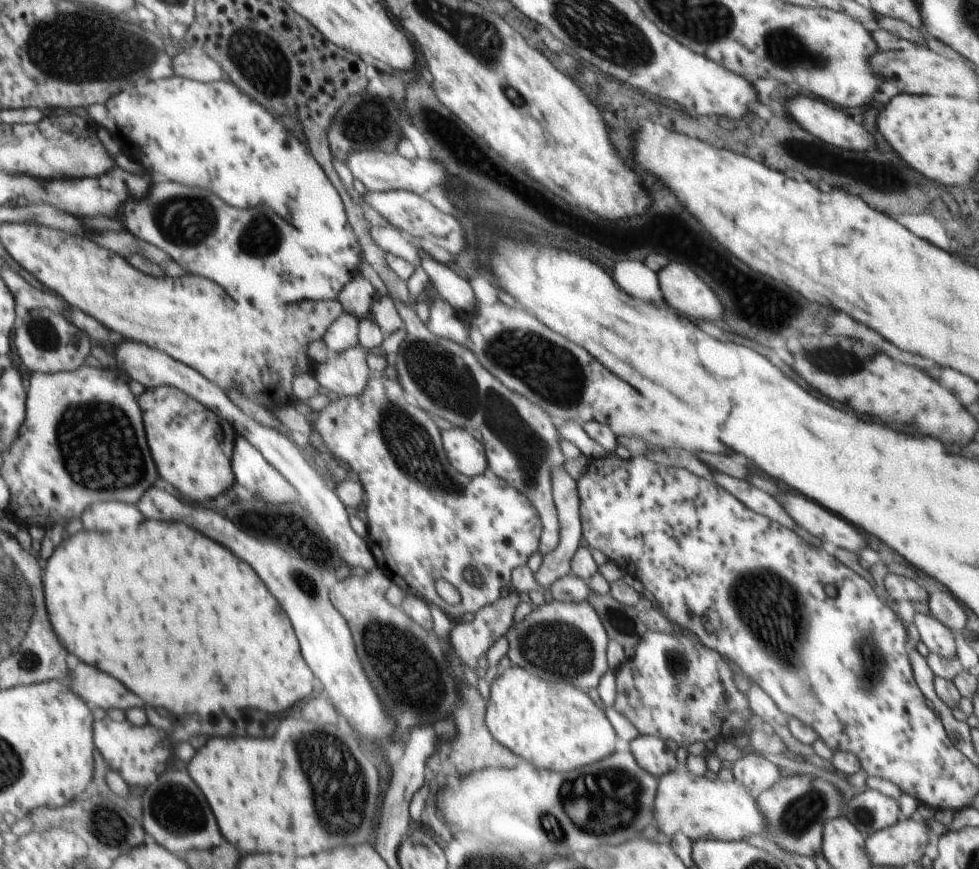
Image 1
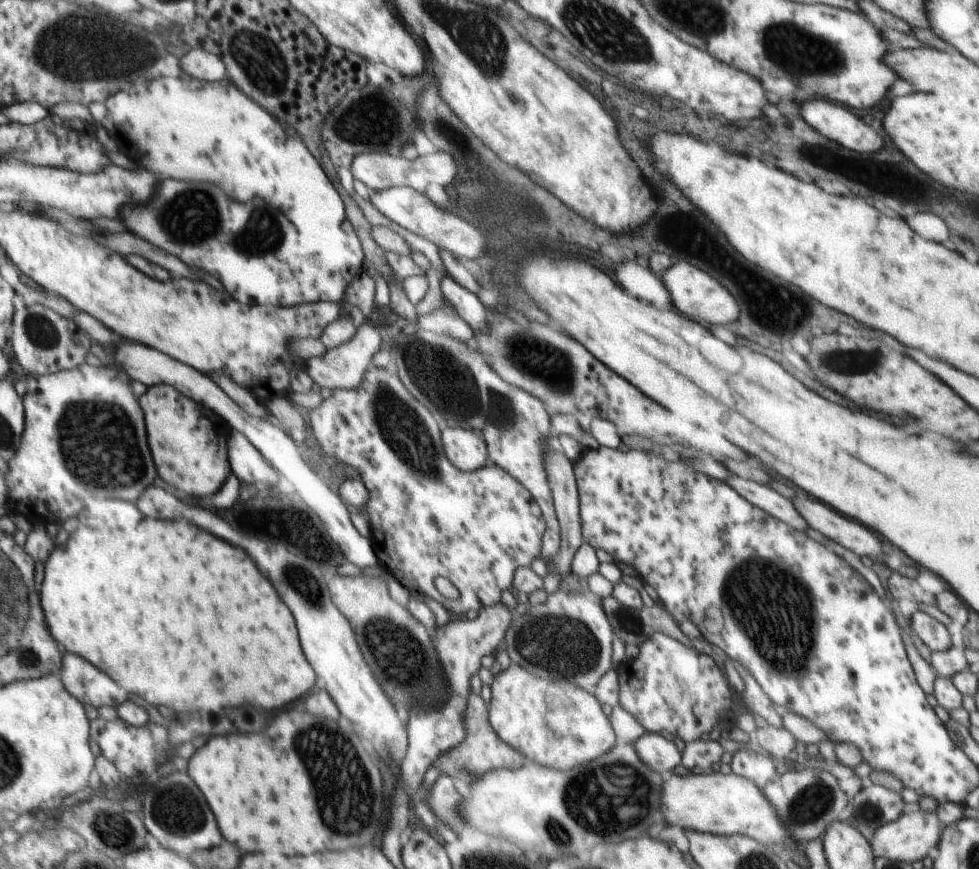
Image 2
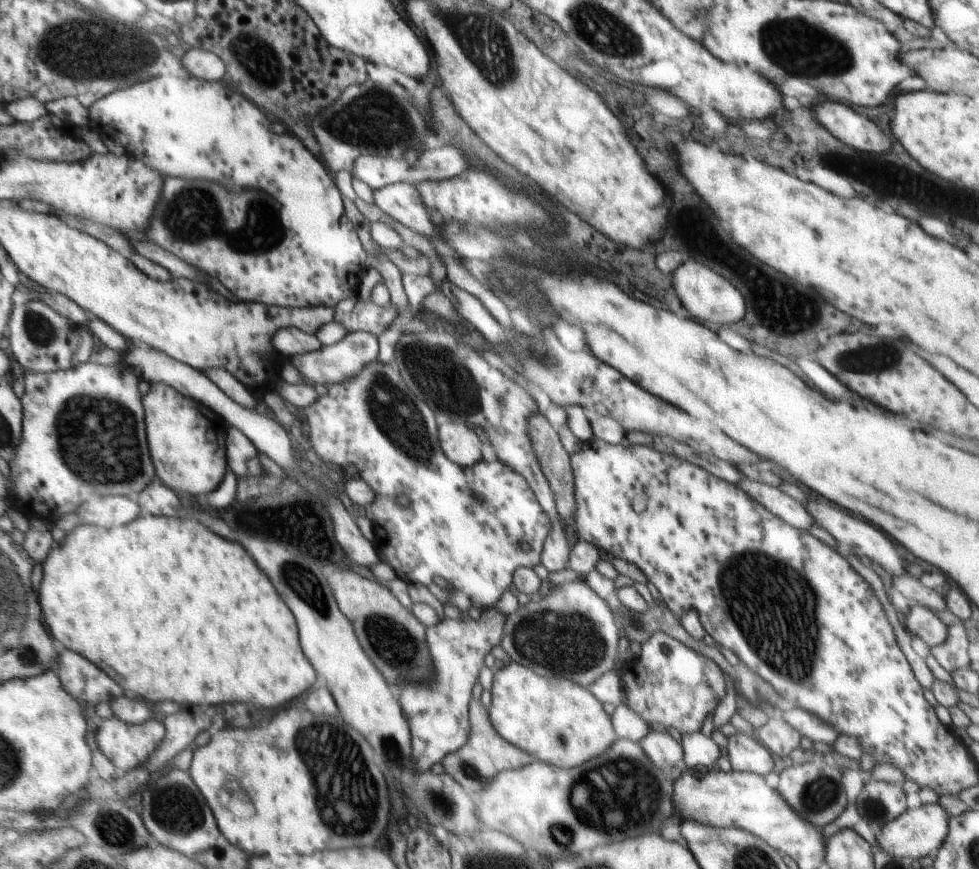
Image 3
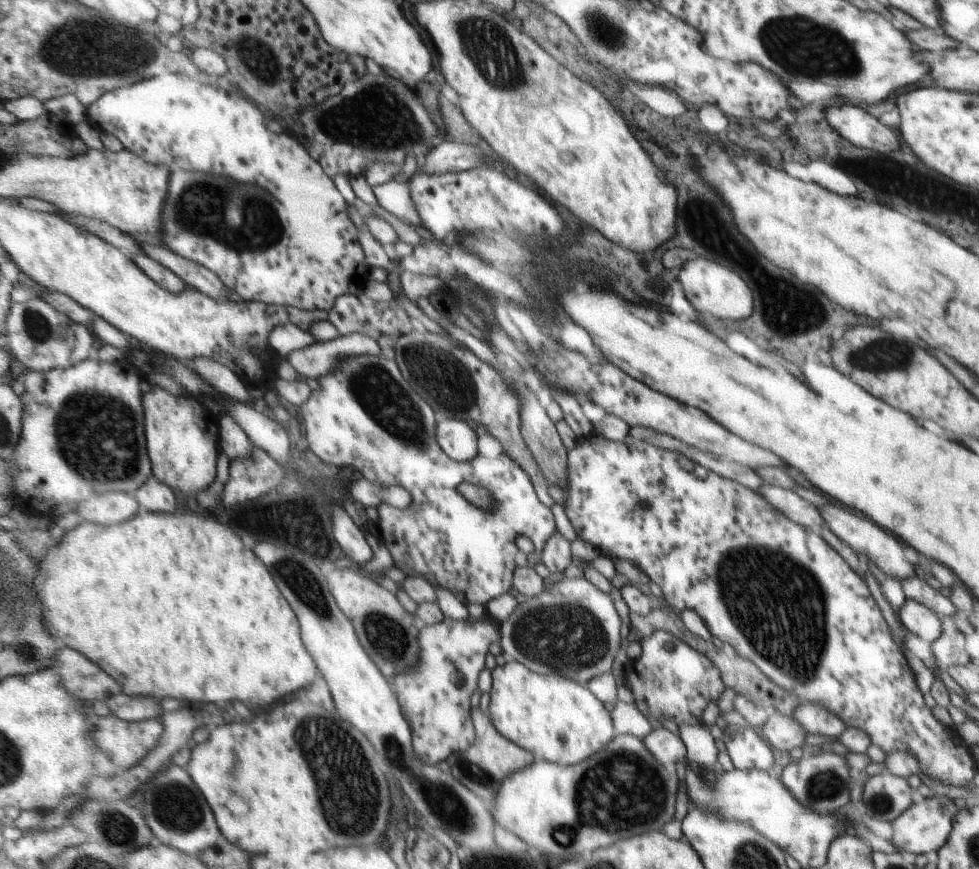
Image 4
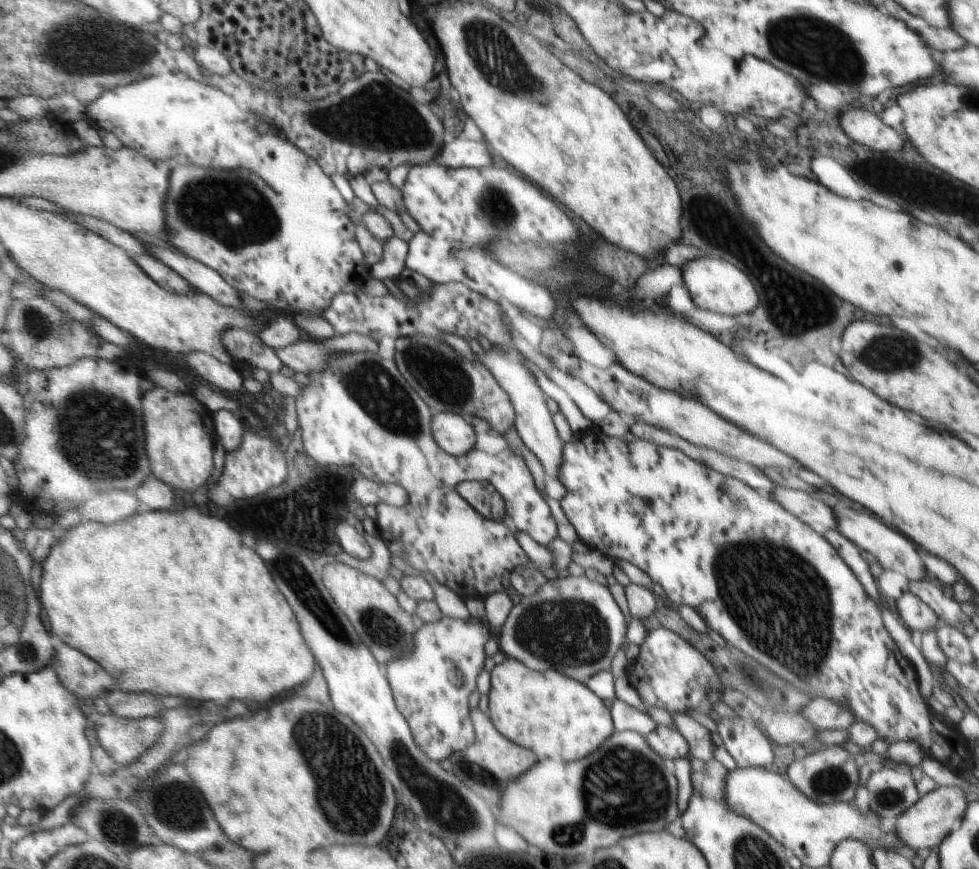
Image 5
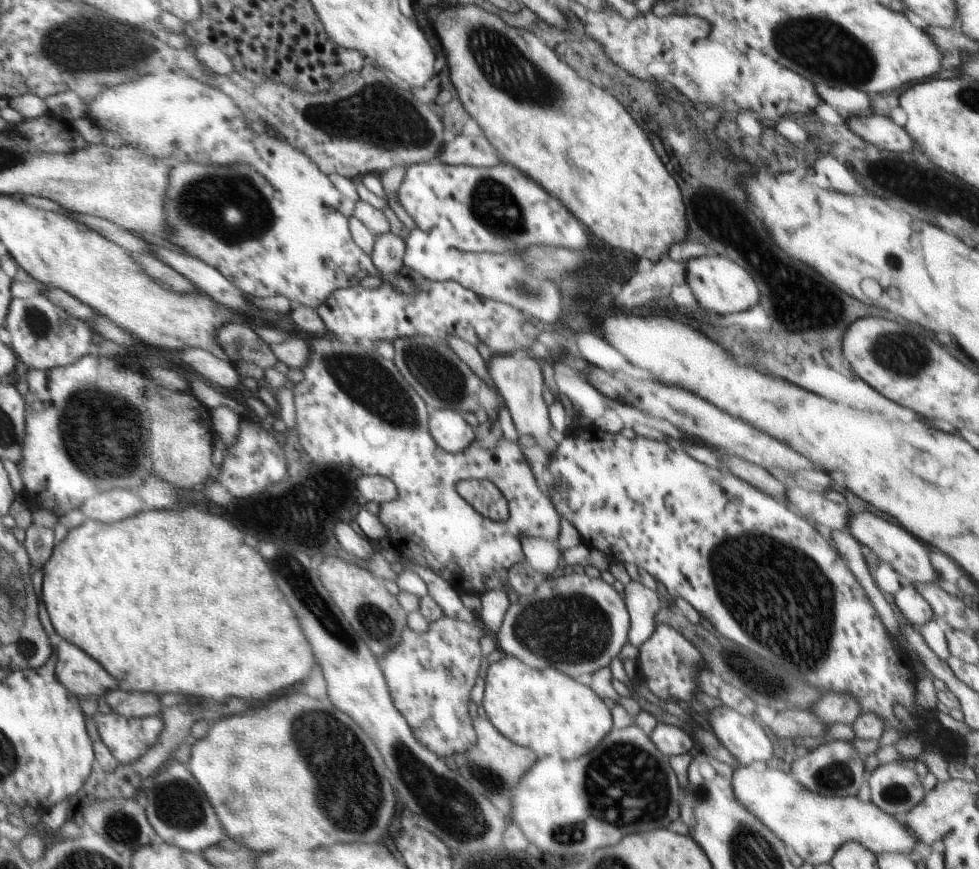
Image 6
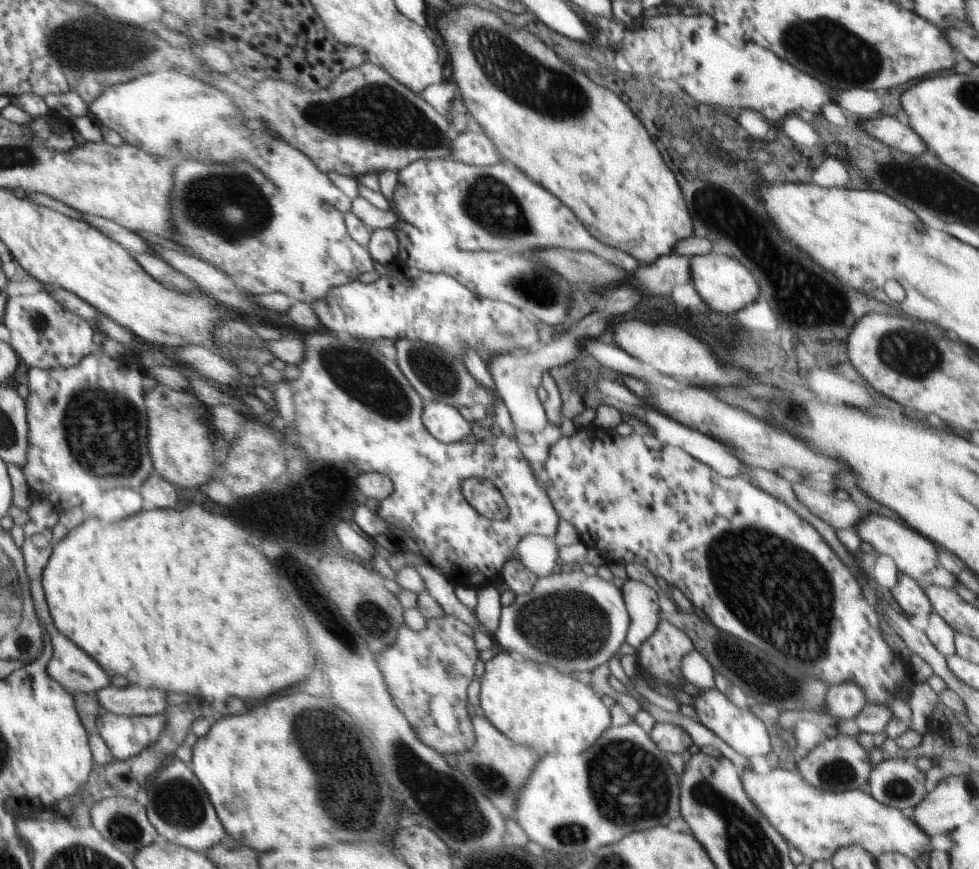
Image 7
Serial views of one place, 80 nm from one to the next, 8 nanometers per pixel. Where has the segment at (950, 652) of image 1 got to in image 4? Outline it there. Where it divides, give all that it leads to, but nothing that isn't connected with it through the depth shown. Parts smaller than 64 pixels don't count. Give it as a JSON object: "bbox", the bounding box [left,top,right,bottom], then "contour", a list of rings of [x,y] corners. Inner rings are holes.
{"bbox":[899,600,943,643],"contour":[[[905,600],[904,606],[899,612],[899,618],[910,635],[916,634],[926,642],[933,643],[943,633],[942,627],[940,627],[942,618],[915,600]]]}

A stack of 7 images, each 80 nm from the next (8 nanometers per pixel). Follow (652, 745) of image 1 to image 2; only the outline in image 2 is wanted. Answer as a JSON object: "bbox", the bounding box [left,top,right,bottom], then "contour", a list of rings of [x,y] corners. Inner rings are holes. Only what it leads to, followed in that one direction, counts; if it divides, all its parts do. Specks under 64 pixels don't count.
{"bbox":[634,733,681,776],"contour":[[[657,733],[644,734],[636,740],[634,748],[646,766],[663,776],[671,774],[681,763],[681,753],[676,744]]]}

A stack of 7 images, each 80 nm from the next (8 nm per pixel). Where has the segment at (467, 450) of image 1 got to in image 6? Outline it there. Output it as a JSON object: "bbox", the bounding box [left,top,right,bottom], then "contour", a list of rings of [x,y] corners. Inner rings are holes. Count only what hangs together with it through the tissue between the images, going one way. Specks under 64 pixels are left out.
{"bbox":[429,409,475,453],"contour":[[[452,409],[429,412],[429,431],[439,447],[449,453],[461,453],[475,441],[472,427],[464,415]]]}

